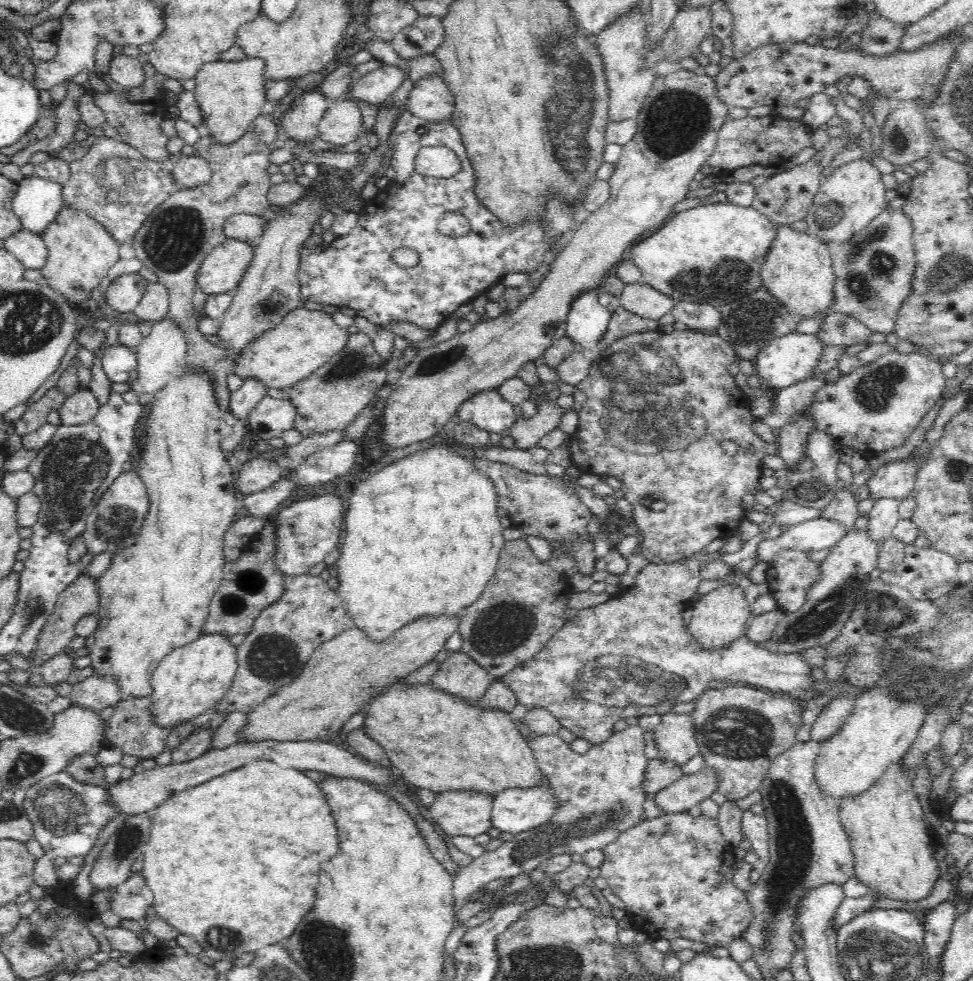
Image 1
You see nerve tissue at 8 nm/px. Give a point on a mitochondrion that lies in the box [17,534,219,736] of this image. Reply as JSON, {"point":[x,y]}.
{"point":[34,607]}

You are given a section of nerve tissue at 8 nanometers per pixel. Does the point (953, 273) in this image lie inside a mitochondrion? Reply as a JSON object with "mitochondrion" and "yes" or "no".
{"mitochondrion":"yes"}

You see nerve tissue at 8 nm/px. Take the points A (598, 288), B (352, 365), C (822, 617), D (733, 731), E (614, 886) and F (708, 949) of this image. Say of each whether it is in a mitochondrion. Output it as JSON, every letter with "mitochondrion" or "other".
{"A":"other","B":"mitochondrion","C":"mitochondrion","D":"mitochondrion","E":"other","F":"other"}

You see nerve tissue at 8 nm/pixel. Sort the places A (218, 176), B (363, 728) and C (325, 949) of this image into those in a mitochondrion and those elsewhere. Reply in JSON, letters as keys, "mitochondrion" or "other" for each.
{"A":"other","B":"other","C":"mitochondrion"}

